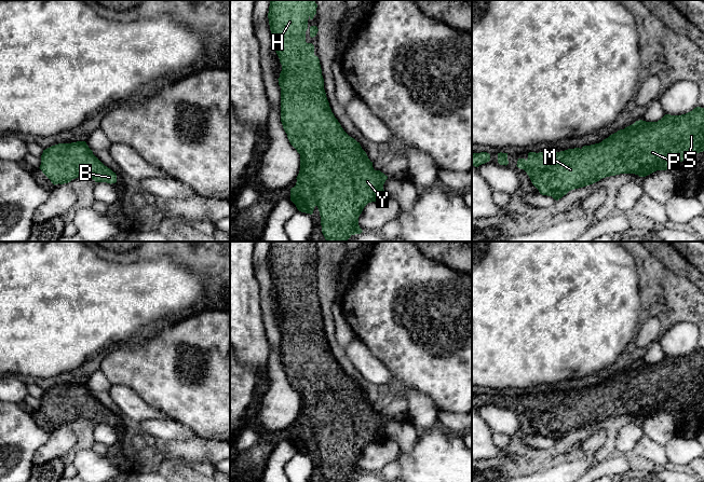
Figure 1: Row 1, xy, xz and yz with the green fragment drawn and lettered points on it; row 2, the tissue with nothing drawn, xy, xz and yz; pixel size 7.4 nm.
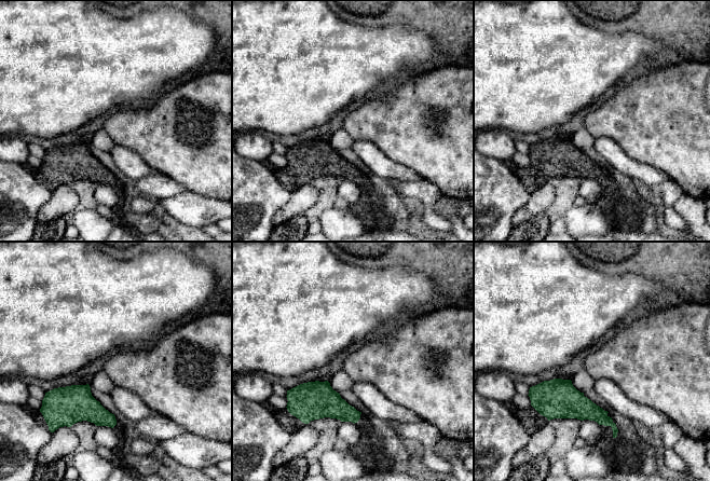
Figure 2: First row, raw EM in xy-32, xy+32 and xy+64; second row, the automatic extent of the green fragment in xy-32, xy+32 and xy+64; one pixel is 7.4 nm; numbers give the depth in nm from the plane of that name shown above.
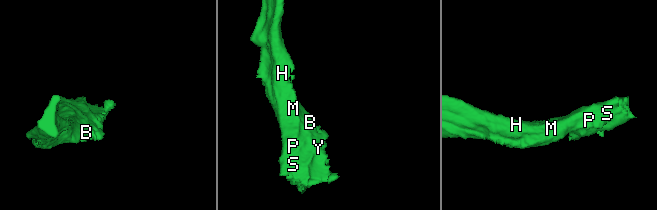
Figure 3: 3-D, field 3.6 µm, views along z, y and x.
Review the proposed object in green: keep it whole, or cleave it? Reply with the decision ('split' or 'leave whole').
leave whole

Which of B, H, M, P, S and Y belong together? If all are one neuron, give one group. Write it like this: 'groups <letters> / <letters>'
groups B H M P S Y

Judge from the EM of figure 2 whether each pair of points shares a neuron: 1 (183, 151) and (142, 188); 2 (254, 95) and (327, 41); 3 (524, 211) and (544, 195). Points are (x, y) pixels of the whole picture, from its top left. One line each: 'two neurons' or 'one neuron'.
1: two neurons
2: one neuron
3: one neuron

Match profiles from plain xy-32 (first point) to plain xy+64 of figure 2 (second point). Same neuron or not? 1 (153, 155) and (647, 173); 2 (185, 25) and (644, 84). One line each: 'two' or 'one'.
1: two
2: two

